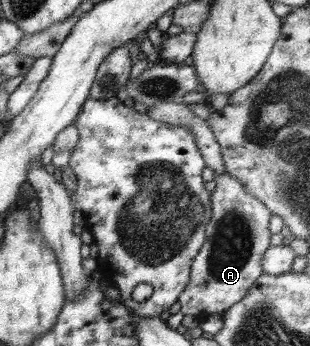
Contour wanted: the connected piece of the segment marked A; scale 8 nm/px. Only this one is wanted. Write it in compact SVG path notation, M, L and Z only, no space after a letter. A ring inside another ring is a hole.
M228 173L216 174L214 181L217 183L215 190L211 192L212 217L206 225L206 240L200 249L198 256L191 266L190 282L182 291L178 299L181 304L181 312L184 315L194 315L198 321L204 321L215 313L223 314L229 307L239 303L253 287L253 284L262 275L262 257L271 247L271 233L269 221L273 215L268 208L250 195L238 179Z

